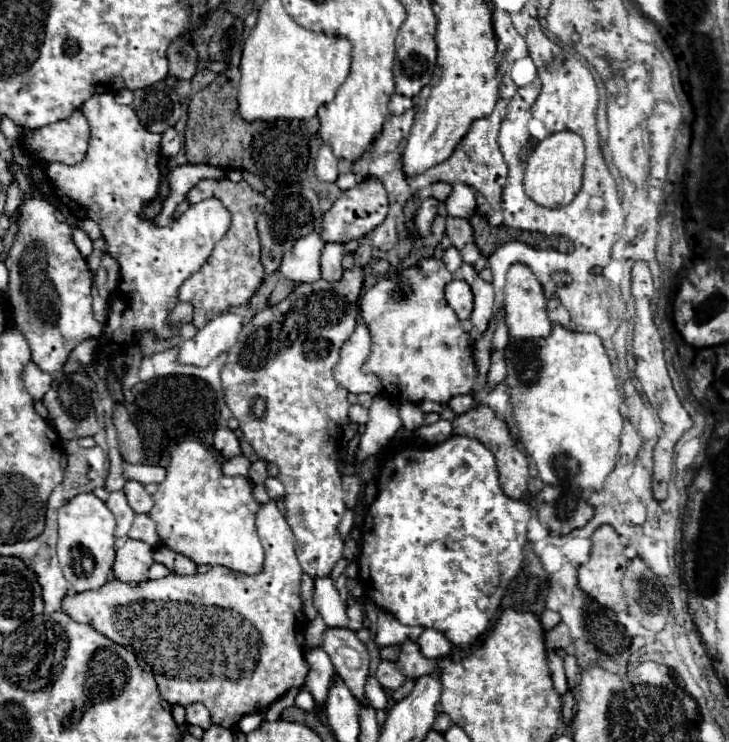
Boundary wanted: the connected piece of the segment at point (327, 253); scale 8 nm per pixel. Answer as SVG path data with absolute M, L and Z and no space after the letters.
M326 243L322 251L322 279L336 281L342 277L342 257L344 257L344 245L342 243Z

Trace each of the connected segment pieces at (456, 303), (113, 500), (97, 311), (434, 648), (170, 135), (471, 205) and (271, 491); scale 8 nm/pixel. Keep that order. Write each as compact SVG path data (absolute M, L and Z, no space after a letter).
M454 279L452 283L446 285L444 295L446 295L448 305L456 311L458 319L468 319L470 317L472 307L474 307L474 299L472 299L472 289L468 287L466 281Z
M112 491L112 497L108 497L106 505L108 505L108 509L114 513L114 517L116 517L116 523L118 523L116 535L118 535L118 537L126 535L136 513L130 509L124 491Z
M94 287L94 291L92 291L92 297L94 297L94 317L104 323L104 321L106 321L106 315L108 315L108 305L106 305L106 301L98 295L96 287Z
M424 629L424 633L416 641L420 645L420 651L426 657L430 657L430 659L434 659L434 657L446 657L452 651L452 647L454 647L450 643L450 639L444 633L436 631L436 629Z
M170 127L168 131L164 131L164 135L162 135L162 153L166 157L174 157L180 151L180 147L182 147L180 133L174 127Z
M454 183L452 193L446 199L446 209L452 217L470 217L476 211L474 189L464 183Z
M268 477L266 483L264 483L264 487L266 487L266 493L268 493L270 497L284 497L284 485L282 485L278 479Z

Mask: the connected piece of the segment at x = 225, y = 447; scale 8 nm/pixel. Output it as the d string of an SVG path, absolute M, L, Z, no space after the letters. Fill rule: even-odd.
M218 429L214 433L214 449L218 453L222 453L224 459L234 459L234 457L240 457L242 451L240 451L240 443L236 439L236 435L230 431L230 429Z

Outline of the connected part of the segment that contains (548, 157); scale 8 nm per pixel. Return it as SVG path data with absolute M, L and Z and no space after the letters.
M572 131L552 133L532 151L526 175L524 191L526 195L542 207L562 207L568 205L582 187L582 167L584 167L584 141Z

